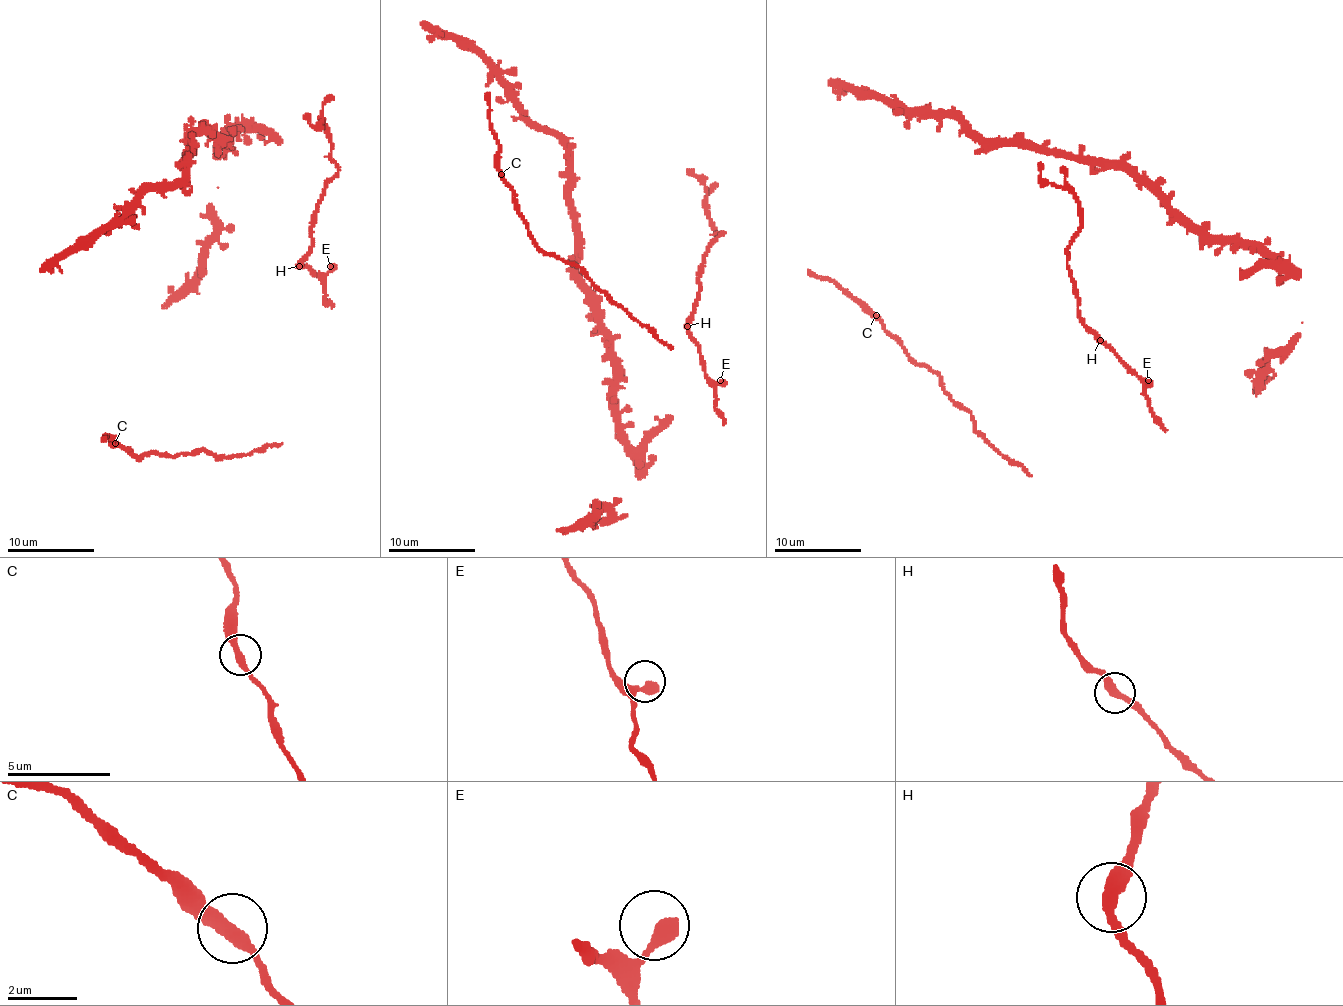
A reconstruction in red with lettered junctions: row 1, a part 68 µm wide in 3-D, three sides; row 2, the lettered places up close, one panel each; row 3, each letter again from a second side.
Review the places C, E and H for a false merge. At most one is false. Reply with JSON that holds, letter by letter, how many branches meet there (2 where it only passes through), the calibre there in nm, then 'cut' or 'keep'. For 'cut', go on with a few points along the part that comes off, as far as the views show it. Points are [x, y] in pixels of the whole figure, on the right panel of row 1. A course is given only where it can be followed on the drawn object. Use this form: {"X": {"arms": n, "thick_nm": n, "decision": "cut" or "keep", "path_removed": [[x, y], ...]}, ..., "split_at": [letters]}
{"C": {"arms": 2, "thick_nm": 360, "decision": "keep"}, "E": {"arms": 1, "thick_nm": 460, "decision": "keep"}, "H": {"arms": 2, "thick_nm": 360, "decision": "keep"}, "split_at": []}

